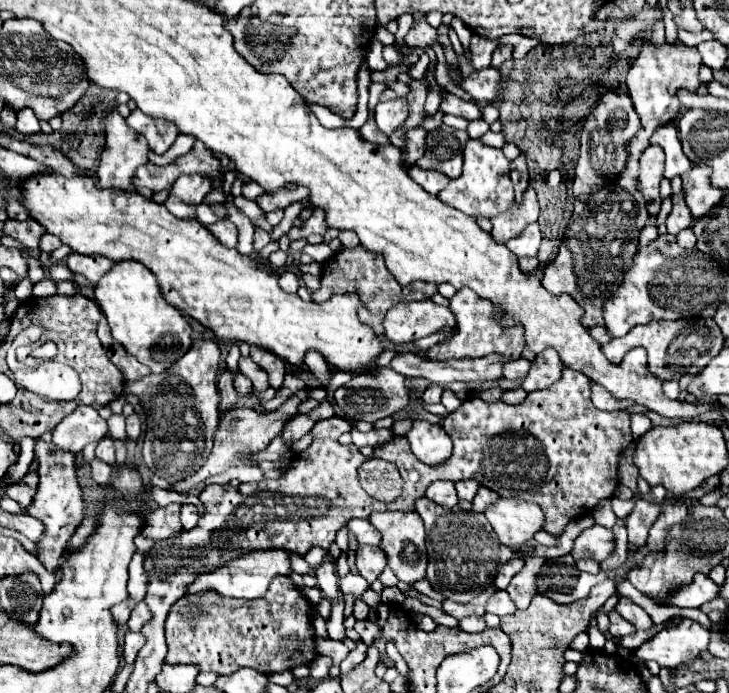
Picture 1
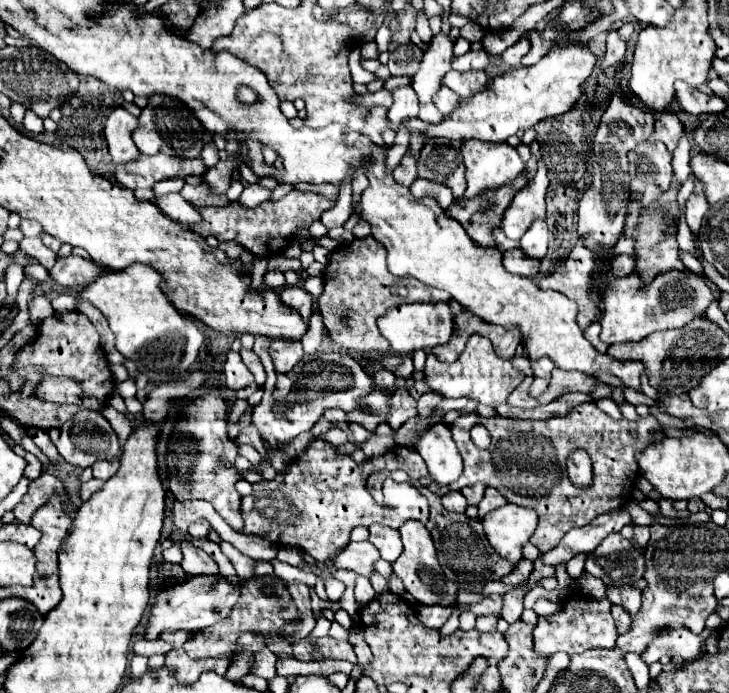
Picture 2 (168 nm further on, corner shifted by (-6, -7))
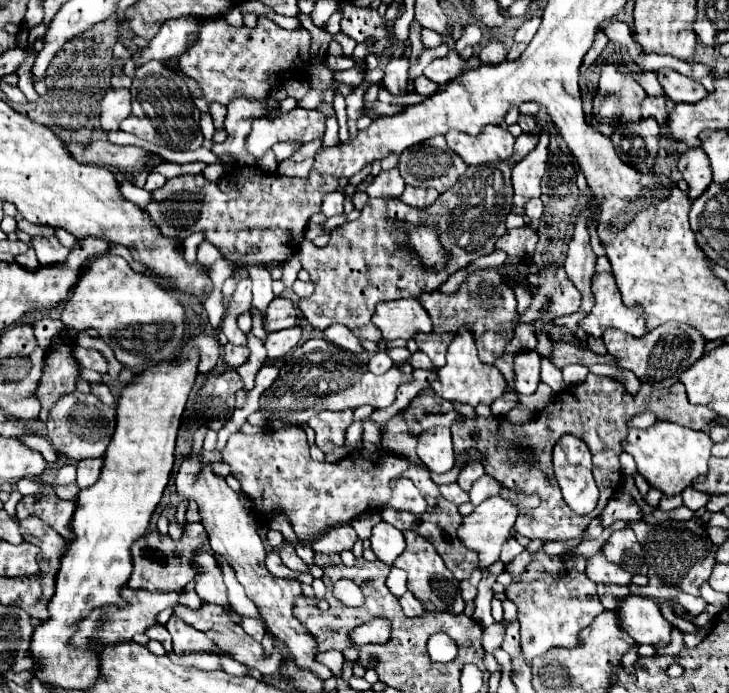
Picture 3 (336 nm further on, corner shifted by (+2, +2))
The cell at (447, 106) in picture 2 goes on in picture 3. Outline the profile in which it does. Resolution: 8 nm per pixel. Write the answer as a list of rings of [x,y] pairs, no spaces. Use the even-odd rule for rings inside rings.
[[[424,75],[412,79],[412,85],[414,85],[414,91],[416,91],[416,93],[426,95],[426,97],[430,97],[432,93],[438,91],[438,85],[436,85],[434,81],[428,81],[428,77],[424,77]]]

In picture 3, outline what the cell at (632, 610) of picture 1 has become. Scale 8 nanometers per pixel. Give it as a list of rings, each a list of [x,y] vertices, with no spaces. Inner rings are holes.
[[[598,551],[594,557],[588,559],[588,577],[598,583],[616,583],[616,585],[630,585],[632,575],[624,571],[620,565],[610,563],[602,551]]]

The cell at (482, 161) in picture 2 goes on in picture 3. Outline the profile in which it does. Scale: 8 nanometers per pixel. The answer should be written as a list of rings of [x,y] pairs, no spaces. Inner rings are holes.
[[[486,125],[480,135],[450,131],[446,133],[446,141],[448,147],[466,161],[466,165],[510,159],[514,151],[514,137],[508,133],[508,129],[496,125]]]

